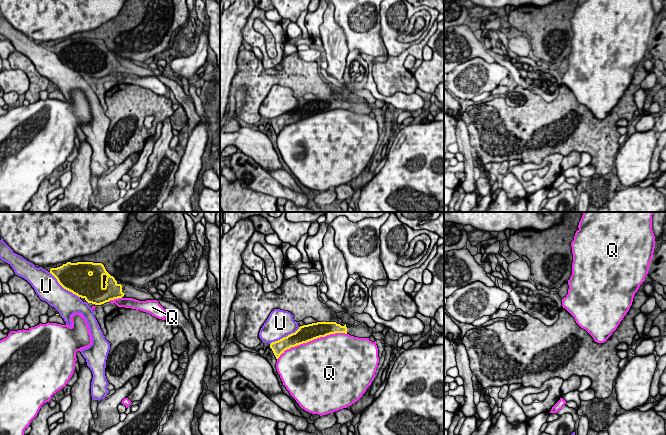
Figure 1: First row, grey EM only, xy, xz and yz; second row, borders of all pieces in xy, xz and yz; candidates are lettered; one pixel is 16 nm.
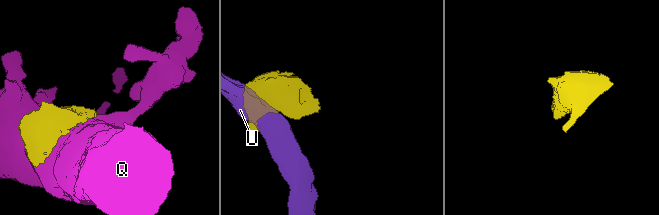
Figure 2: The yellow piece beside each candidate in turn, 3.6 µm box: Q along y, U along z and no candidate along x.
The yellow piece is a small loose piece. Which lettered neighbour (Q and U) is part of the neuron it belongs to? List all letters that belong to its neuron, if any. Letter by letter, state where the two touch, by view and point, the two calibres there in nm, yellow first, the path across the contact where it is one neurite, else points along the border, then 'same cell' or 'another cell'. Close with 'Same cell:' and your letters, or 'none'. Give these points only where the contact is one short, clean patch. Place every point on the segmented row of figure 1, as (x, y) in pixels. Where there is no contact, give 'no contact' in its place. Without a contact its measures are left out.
Q: contact xz (311, 340); calibres 280 and 500 nm; another cell
U: contact xy (64, 288); calibres 480 and 380 nm; another cell
Same cell: none

